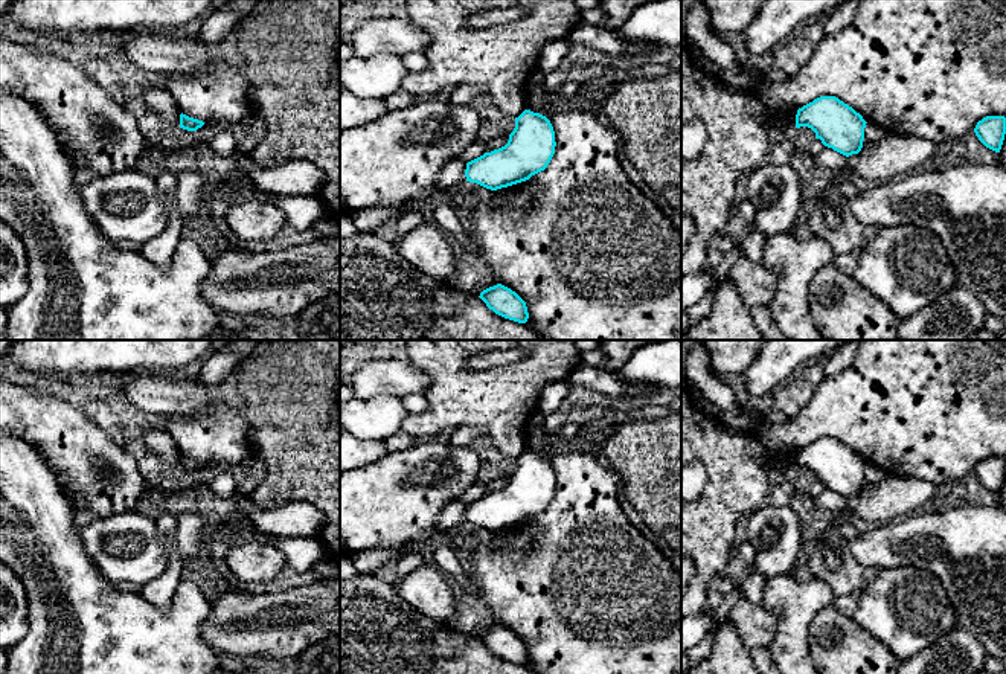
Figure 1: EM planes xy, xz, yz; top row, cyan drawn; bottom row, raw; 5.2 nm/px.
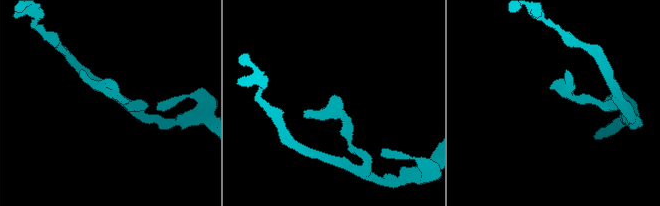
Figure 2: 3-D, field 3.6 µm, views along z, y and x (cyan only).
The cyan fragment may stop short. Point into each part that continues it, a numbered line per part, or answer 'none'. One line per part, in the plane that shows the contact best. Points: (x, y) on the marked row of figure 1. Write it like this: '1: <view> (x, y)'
none

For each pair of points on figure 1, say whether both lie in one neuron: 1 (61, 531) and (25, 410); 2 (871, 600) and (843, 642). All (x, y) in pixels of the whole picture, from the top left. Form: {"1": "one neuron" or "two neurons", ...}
{"1": "two neurons", "2": "two neurons"}

